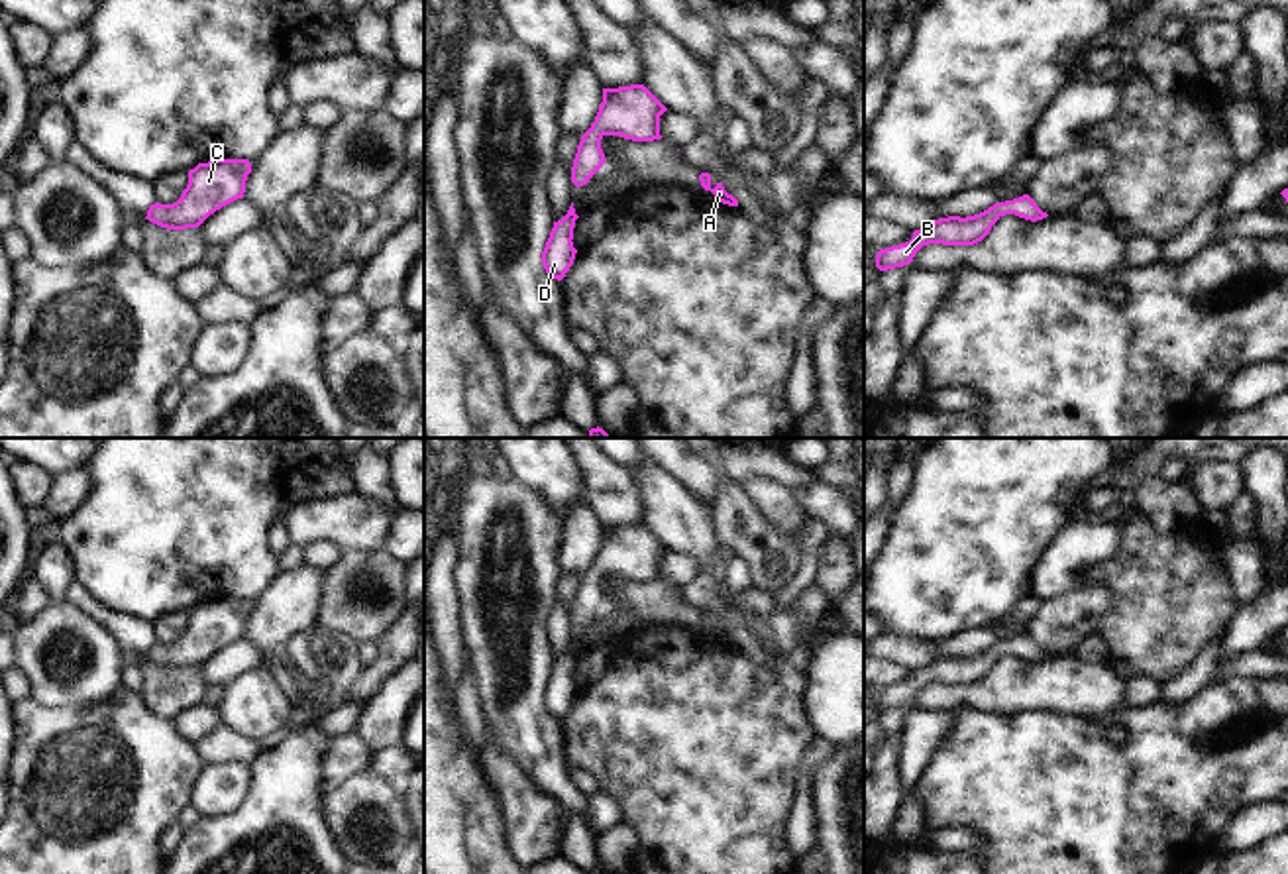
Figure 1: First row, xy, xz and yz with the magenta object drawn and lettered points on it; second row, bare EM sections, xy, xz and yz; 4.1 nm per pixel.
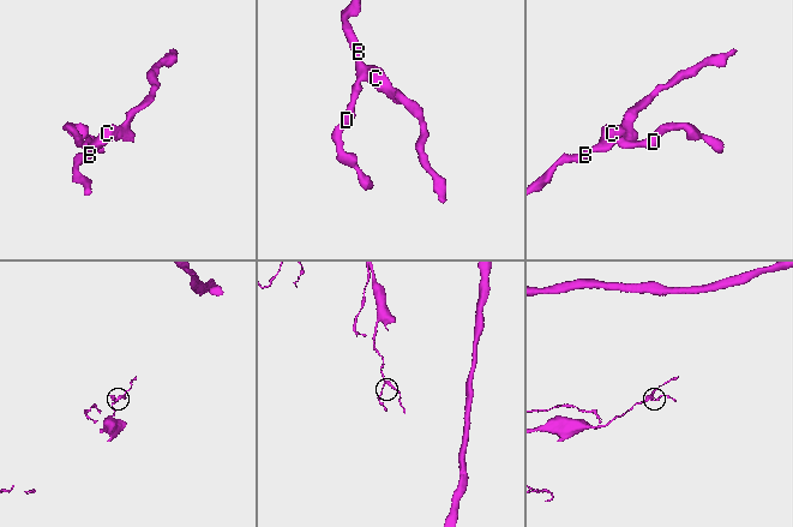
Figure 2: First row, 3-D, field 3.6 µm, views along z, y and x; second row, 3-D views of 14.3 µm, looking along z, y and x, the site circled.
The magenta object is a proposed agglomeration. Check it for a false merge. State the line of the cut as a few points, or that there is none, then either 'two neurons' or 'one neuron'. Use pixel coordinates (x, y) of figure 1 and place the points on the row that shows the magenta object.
no cut | one neuron

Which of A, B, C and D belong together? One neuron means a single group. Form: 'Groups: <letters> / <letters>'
Groups: A B C D.

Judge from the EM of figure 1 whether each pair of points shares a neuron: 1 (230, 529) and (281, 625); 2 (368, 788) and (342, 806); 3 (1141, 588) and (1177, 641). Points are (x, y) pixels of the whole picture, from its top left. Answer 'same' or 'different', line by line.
1: different
2: same
3: same

